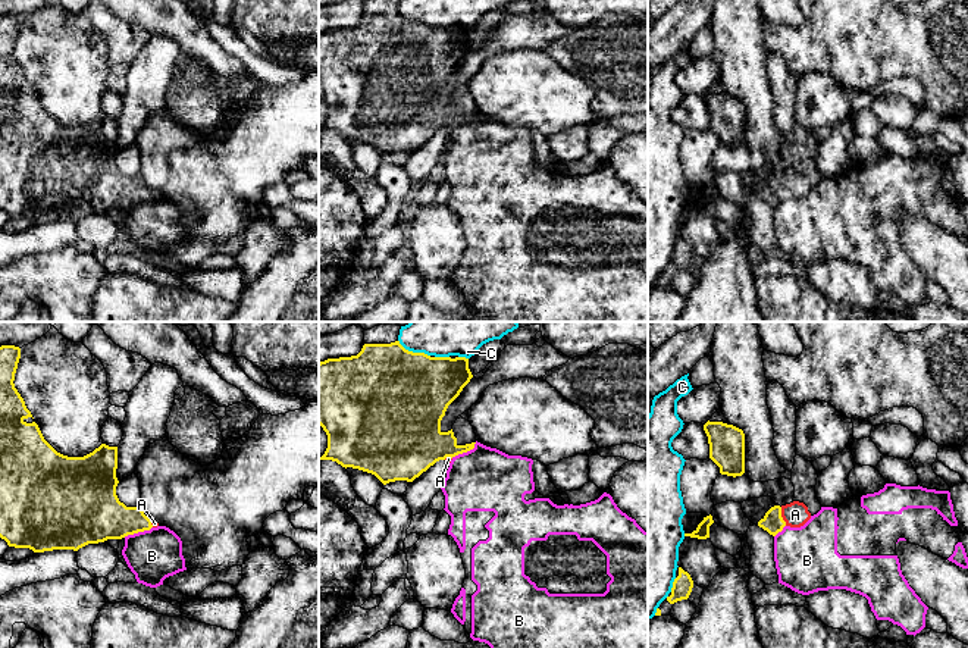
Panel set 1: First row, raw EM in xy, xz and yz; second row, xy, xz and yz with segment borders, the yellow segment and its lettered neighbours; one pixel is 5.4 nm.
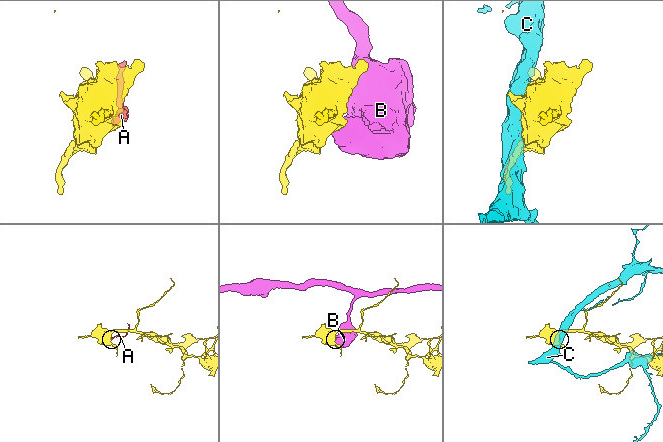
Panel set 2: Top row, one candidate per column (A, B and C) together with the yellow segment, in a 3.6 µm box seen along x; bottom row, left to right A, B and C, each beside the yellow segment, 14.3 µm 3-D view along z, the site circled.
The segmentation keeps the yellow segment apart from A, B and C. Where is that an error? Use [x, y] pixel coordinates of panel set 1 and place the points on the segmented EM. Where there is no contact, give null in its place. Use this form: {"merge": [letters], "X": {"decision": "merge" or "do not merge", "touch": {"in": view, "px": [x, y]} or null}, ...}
{"merge": ["A"], "A": {"decision": "merge", "touch": {"in": "yz", "px": [780, 516]}}, "B": {"decision": "do not merge", "touch": {"in": "xy", "px": [137, 532]}}, "C": {"decision": "do not merge", "touch": {"in": "xz", "px": [412, 351]}}}

